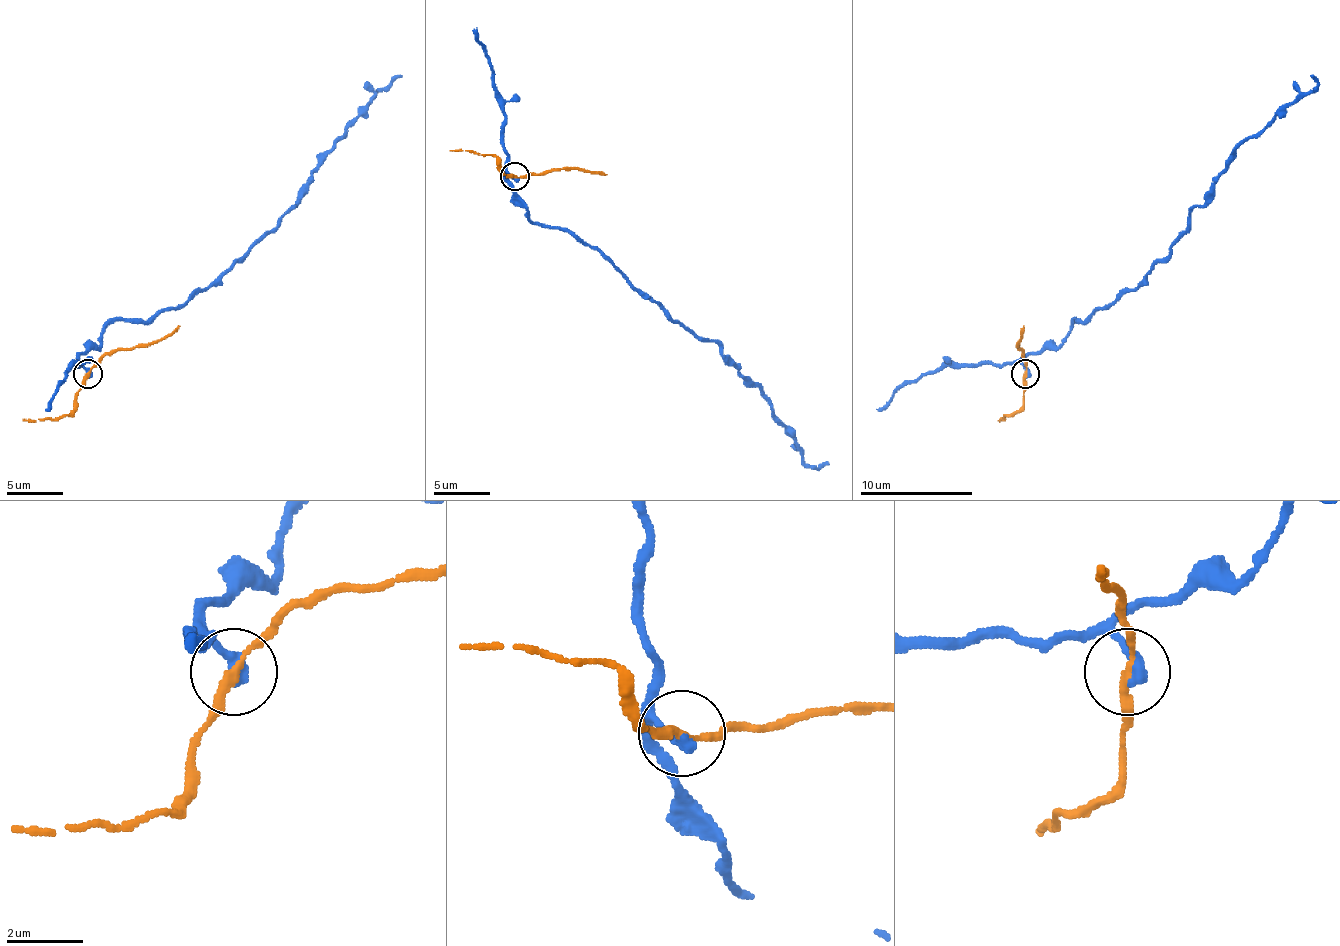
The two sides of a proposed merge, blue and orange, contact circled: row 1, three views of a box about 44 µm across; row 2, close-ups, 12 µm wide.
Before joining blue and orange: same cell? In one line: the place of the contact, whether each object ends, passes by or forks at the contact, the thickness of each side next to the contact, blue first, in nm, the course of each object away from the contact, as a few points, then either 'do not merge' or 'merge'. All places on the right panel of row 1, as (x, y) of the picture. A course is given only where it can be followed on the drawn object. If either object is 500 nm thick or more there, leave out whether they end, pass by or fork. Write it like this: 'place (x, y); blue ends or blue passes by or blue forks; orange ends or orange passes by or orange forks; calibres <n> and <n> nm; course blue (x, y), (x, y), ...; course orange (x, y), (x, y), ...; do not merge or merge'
place (1025, 374); blue ends; orange passes by; calibres 360 and 200 nm; course blue (1027, 374), (1024, 357), (1055, 349), (1075, 321), (1109, 309), (1168, 253), (1230, 154), (1315, 89), (1310, 75); course orange (1024, 374), (1027, 360), (1018, 349), (1024, 326); do not merge

